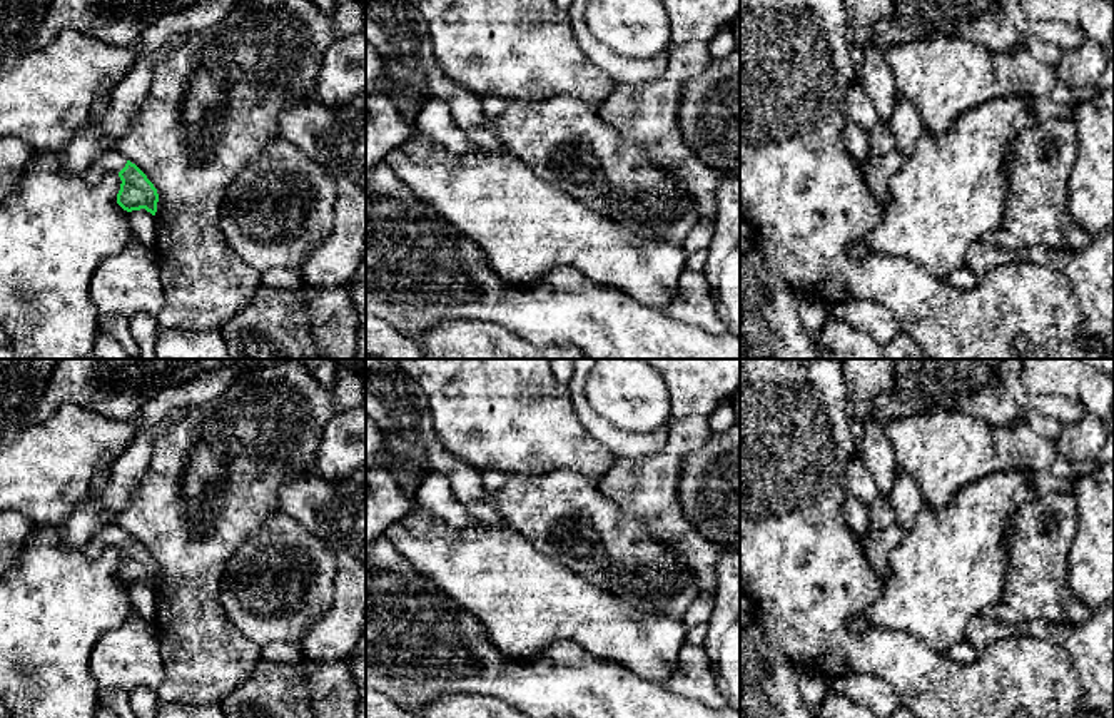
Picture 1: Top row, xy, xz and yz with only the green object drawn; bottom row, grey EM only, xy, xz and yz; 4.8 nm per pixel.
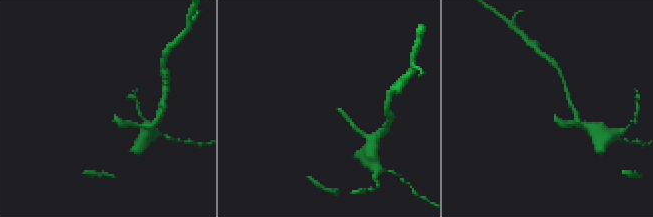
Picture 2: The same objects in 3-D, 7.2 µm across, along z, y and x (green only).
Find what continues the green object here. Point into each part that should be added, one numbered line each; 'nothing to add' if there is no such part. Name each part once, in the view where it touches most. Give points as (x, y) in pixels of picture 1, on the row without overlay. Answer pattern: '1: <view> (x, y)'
1: xy (111, 535)

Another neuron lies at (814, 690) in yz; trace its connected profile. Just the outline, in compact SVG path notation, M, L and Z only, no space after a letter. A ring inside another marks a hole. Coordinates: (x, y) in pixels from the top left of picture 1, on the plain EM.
M800 671L800 696L813 710L817 710L823 701L828 690L828 680L822 676L813 676L808 671Z

